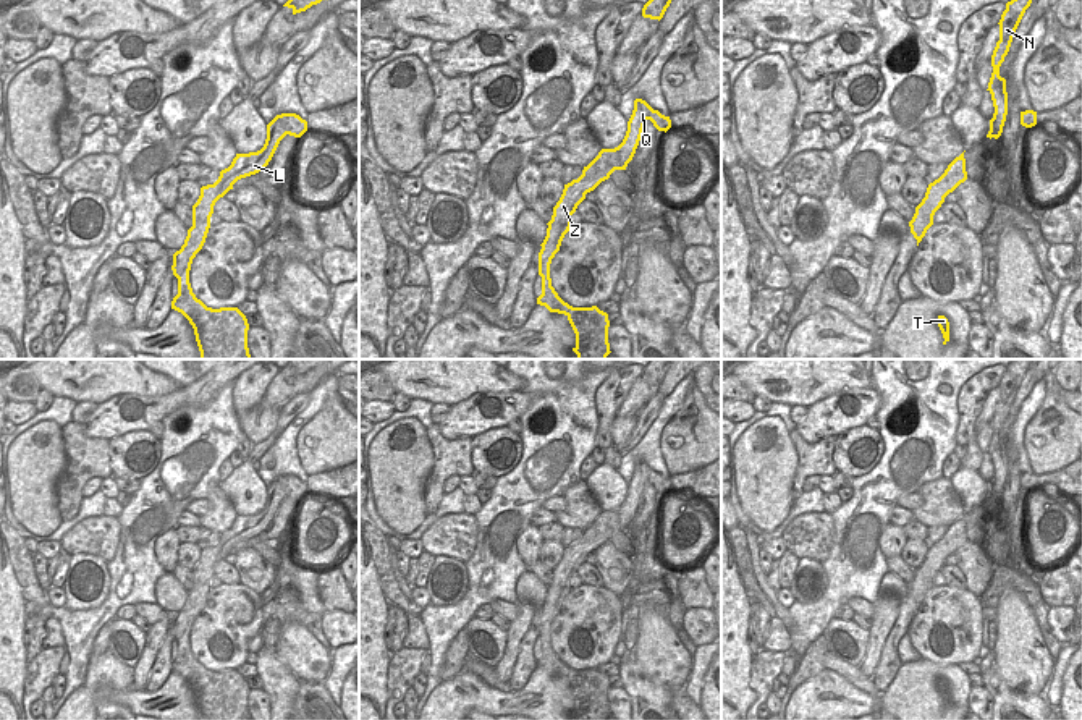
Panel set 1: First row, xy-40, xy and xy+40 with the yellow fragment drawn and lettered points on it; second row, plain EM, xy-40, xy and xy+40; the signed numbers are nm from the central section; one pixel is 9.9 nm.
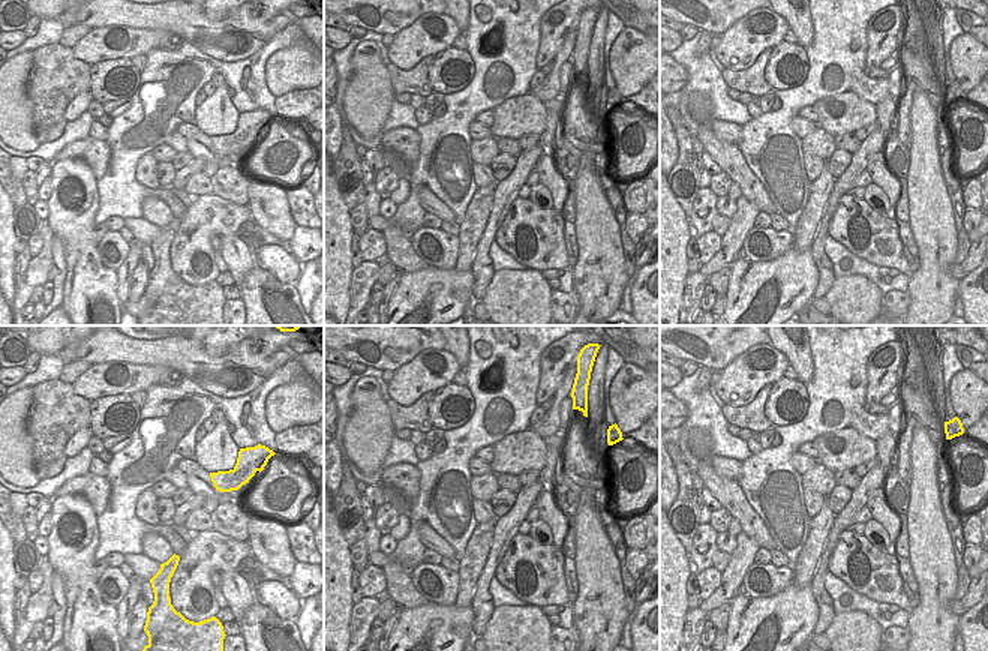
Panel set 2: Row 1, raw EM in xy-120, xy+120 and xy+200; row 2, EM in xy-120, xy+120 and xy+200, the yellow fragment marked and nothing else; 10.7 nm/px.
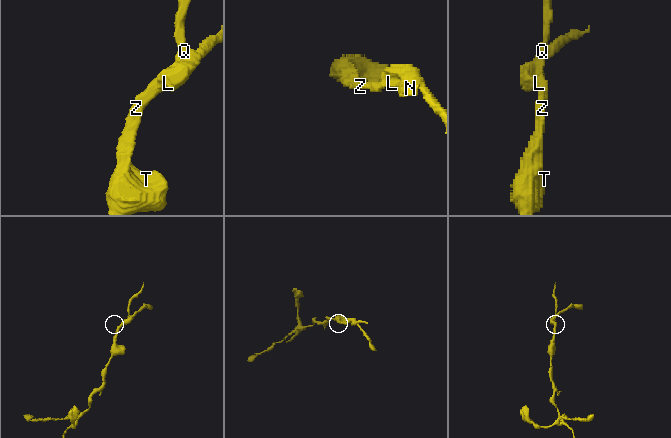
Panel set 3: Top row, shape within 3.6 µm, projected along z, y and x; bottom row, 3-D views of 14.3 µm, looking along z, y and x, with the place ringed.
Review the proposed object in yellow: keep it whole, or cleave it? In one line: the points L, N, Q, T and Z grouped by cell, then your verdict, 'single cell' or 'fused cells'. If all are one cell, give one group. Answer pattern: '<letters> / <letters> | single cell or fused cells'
L / N Q T Z | fused cells

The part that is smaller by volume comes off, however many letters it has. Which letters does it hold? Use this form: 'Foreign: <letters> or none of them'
Foreign: L

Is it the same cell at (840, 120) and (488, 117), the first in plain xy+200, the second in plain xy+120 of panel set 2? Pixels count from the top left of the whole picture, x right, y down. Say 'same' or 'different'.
different

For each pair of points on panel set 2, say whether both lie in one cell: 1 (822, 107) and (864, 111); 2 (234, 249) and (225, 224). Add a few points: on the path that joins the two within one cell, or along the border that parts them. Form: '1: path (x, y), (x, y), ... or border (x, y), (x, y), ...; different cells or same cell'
1: path (832, 108), (853, 111); same cell
2: border (236, 233), (221, 237); different cells

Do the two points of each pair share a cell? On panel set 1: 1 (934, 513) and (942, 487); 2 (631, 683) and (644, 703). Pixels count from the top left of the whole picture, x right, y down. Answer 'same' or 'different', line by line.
1: same
2: same

